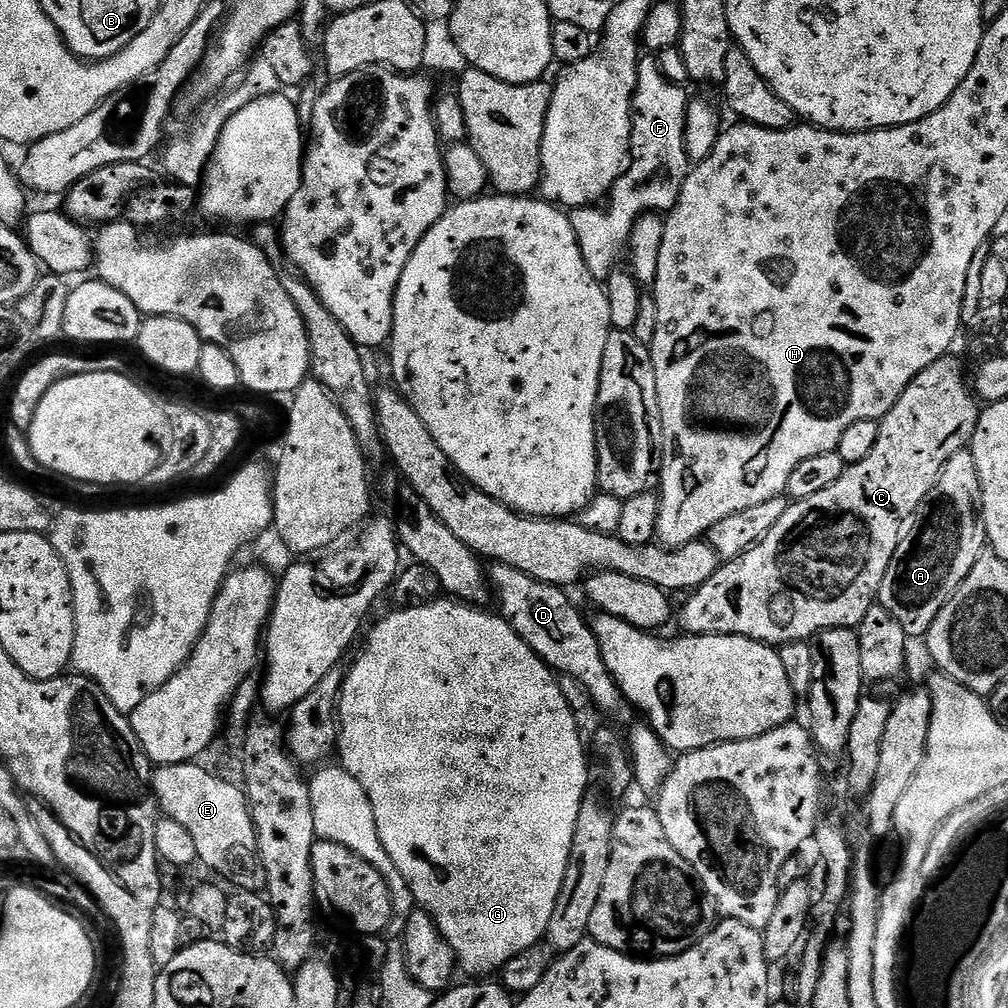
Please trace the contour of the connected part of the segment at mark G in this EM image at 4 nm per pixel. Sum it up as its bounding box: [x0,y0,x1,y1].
[338,598,588,978]

